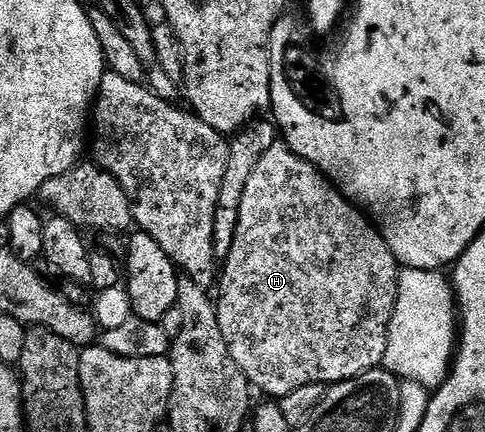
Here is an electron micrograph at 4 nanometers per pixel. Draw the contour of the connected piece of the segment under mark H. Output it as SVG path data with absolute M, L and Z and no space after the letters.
M276 142L260 159L258 166L251 173L251 178L247 181L242 206L239 208L238 228L235 230L230 253L223 259L223 267L219 272L219 283L215 288L215 303L219 330L223 330L223 342L227 342L227 350L235 366L243 370L243 374L256 391L258 388L259 391L269 395L266 397L280 398L291 394L291 390L299 390L299 386L342 384L345 380L384 365L389 323L397 301L398 275L398 262L373 221L360 208L355 207L338 188L333 187L333 183L318 168L295 155L288 144Z

